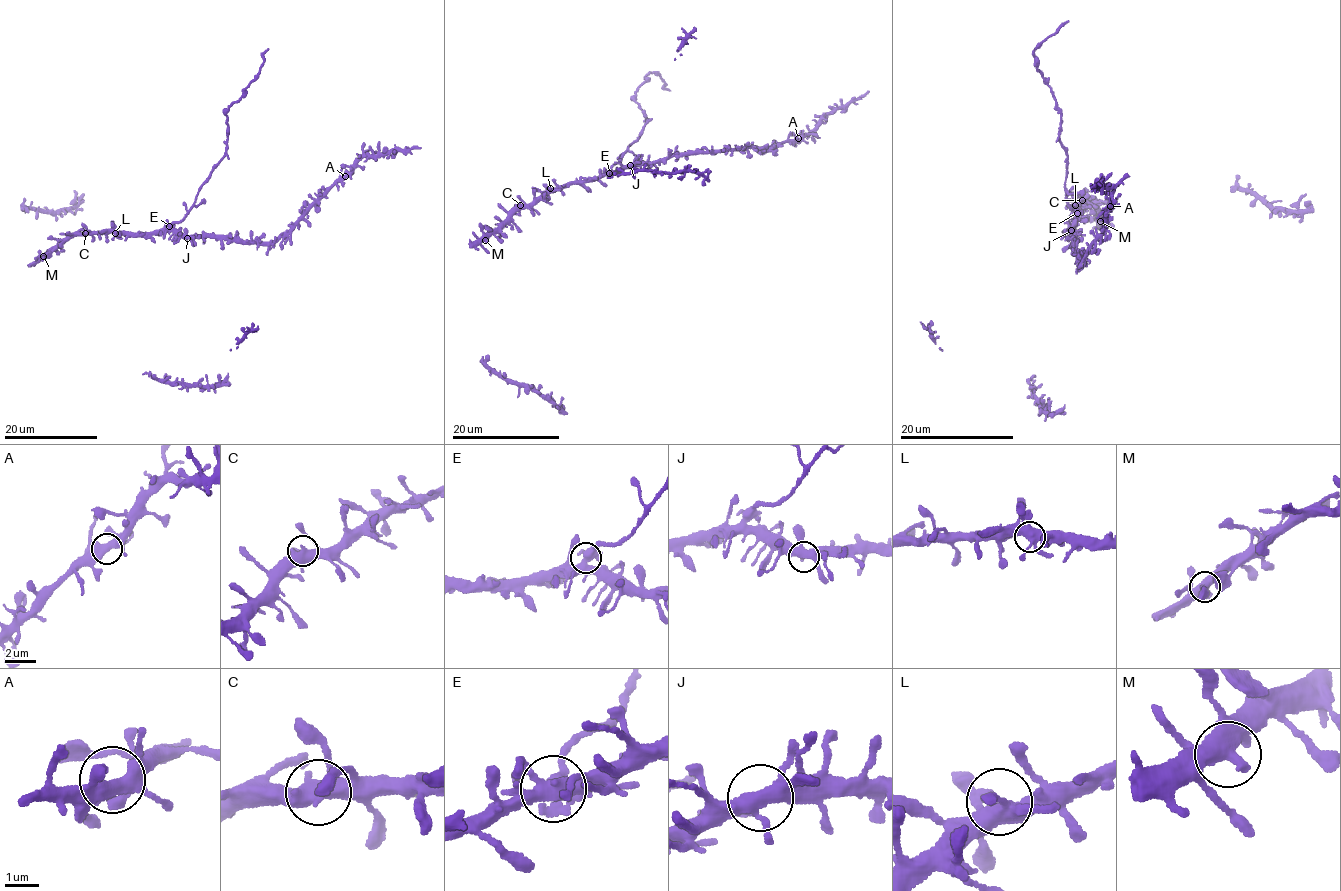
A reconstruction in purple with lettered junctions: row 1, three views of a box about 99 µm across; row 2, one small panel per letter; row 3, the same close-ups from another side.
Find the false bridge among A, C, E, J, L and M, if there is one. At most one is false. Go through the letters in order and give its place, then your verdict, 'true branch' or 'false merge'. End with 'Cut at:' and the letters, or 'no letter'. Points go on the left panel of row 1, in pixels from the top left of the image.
A: place (345, 176); true branch
C: place (85, 233); true branch
E: place (169, 226); false merge
J: place (187, 238); true branch
L: place (115, 233); true branch
M: place (43, 256); true branch
Cut at: E

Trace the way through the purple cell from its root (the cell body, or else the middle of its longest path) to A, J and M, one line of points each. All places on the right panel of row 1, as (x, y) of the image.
A: (1077, 216), (1073, 228), (1078, 234), (1073, 243), (1082, 261), (1090, 246), (1103, 231), (1110, 206)
J: (1077, 216), (1071, 230)
M: (1077, 216), (1073, 211), (1086, 198), (1100, 221)

